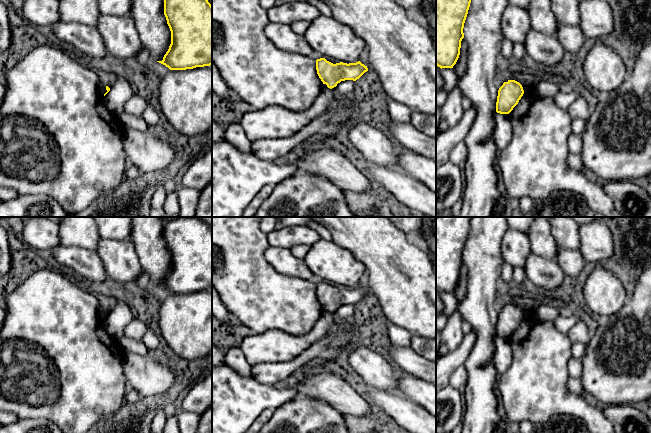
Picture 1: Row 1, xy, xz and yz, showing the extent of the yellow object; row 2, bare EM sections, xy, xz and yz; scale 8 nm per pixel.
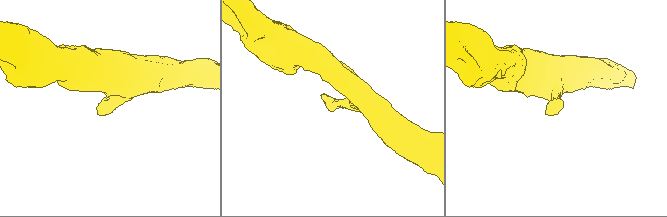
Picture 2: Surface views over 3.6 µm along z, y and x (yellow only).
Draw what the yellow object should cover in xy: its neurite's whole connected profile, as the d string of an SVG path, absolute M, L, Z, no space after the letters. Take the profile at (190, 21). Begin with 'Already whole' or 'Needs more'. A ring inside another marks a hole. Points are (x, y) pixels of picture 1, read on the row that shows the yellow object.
Already whole. M164 0L164 15L171 31L171 44L162 61L157 61L170 70L186 70L212 65L212 5L208 0Z

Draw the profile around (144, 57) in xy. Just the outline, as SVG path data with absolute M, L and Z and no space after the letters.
M144 46L137 54L135 59L139 61L143 66L151 69L159 77L160 80L163 79L166 73L170 70L165 65L153 60L149 50Z

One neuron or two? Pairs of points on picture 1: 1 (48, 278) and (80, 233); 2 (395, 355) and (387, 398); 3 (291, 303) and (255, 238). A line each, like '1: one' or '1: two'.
1: two
2: one
3: one

